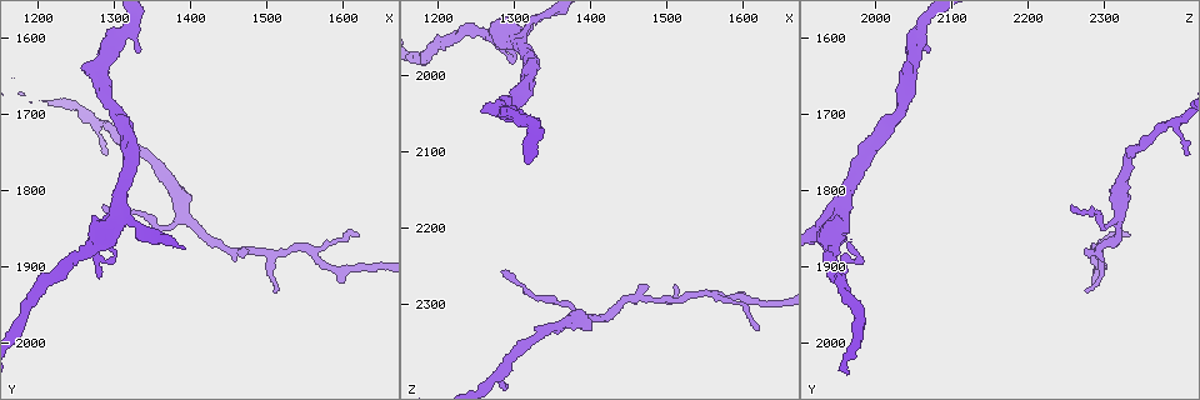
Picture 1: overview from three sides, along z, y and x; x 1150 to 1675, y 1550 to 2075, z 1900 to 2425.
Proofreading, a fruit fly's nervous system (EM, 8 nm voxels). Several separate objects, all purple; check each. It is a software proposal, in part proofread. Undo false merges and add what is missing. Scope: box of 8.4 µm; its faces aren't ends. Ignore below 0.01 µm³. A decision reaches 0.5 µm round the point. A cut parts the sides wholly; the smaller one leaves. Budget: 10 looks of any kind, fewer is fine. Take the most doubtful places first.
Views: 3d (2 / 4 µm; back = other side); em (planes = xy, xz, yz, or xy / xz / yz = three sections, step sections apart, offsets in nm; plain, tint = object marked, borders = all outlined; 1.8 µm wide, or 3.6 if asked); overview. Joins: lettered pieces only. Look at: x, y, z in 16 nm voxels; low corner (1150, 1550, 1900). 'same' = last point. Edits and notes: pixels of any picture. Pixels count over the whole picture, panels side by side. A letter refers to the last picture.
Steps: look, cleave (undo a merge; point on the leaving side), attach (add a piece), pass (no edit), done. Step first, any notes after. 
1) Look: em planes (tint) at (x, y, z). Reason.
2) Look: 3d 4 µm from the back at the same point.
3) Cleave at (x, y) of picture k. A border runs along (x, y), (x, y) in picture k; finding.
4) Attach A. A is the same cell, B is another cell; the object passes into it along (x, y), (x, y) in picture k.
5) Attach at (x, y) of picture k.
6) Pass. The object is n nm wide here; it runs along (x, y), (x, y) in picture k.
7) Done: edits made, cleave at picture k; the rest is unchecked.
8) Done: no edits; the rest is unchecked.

Look: em planes (plain) at (1620, 1855, 2335). Thin end.

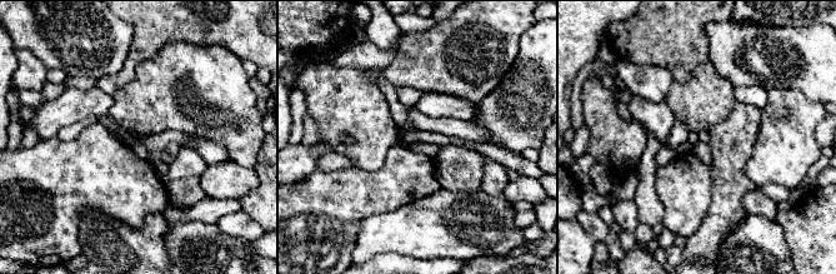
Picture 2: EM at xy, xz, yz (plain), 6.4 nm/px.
Look: em planes (borders) at the same point.

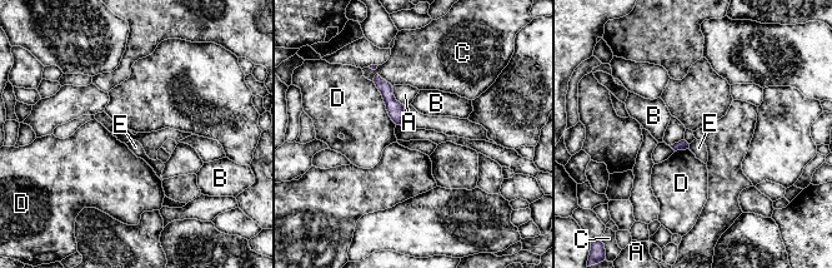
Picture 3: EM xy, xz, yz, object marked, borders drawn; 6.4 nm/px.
Pass. The longest contact is with D, 320 nm; A, B, C, D and E are other cells; none of them fits.

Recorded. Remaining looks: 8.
Look: 3d 4 µm at (1505, 1930, 2280). Tapers out.

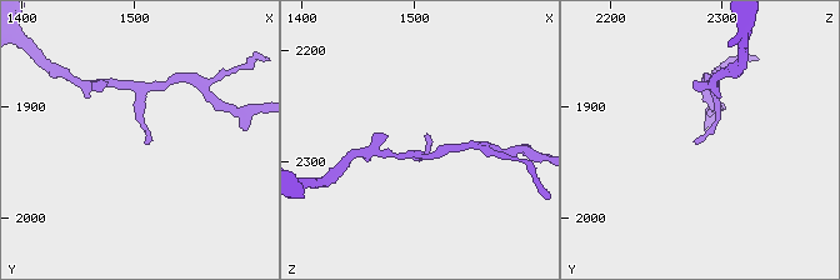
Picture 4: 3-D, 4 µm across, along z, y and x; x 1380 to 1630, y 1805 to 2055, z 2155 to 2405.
Look: em xz step 16 (borders) at (1508, 1932, 2274). Shape alone is not enough.

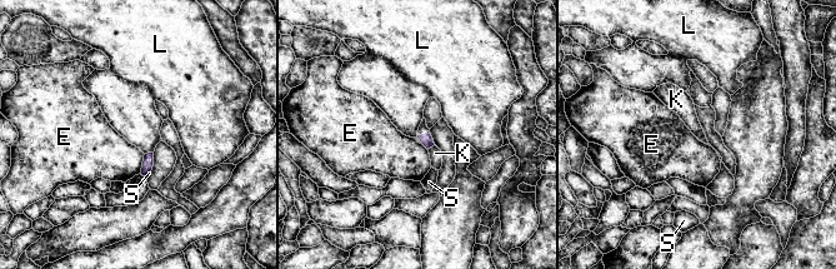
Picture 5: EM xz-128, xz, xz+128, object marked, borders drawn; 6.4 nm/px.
Pass. E, K, L and S are other cells; a border runs along (153, 152), (145, 154) in picture 5; no lettered piece goes on from it.

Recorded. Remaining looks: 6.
Look: em xz step 16 (borders) at (1330, 1620, 2070). Free end.

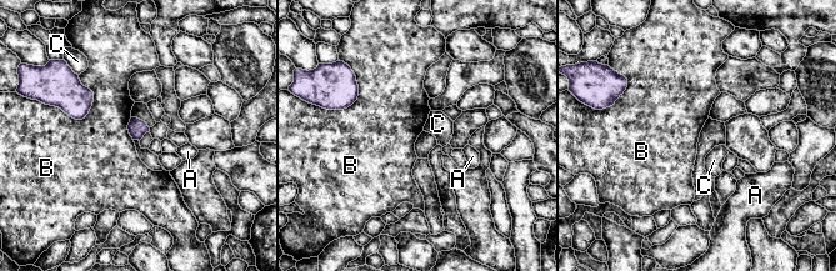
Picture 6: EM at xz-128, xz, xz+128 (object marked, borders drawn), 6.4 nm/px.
Pass. The longest contact is with B, 280 nm; A, B and C are other cells; no lettered piece goes on from it.

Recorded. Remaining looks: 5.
Look: em planes (borders) at (1390, 1830, 2325). Side arm on a straight run.

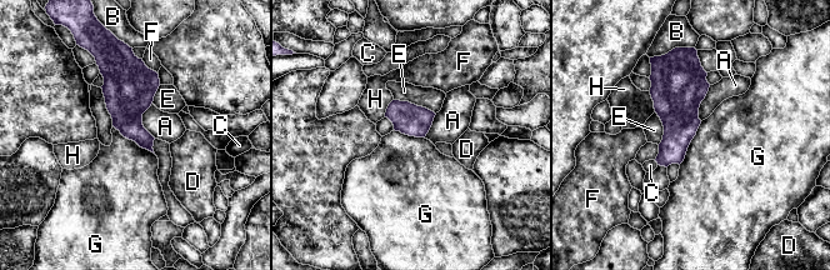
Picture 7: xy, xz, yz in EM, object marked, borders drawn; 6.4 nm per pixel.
Pass. A, B, C, D, E, F, G and H are other cells; a border runs along (113, 125), (124, 136), (154, 154) in picture 7; continuous, no second neuron.

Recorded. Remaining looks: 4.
Done: no edits; the rest is unchecked.

